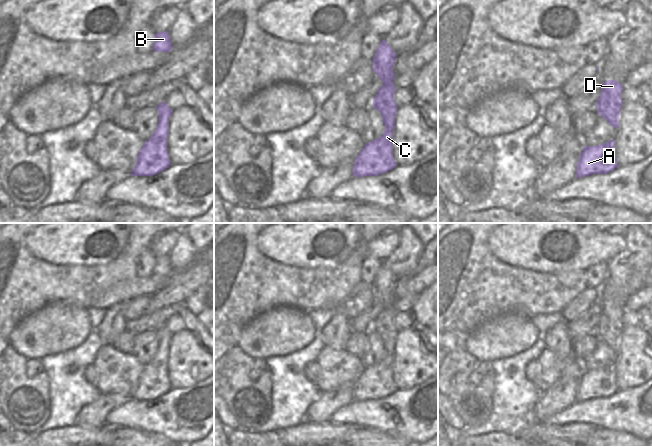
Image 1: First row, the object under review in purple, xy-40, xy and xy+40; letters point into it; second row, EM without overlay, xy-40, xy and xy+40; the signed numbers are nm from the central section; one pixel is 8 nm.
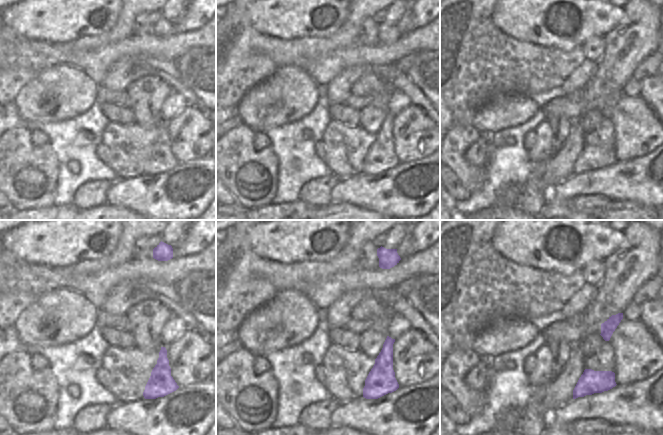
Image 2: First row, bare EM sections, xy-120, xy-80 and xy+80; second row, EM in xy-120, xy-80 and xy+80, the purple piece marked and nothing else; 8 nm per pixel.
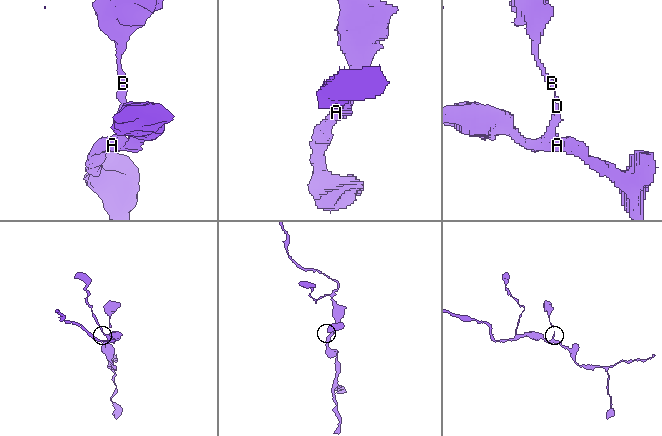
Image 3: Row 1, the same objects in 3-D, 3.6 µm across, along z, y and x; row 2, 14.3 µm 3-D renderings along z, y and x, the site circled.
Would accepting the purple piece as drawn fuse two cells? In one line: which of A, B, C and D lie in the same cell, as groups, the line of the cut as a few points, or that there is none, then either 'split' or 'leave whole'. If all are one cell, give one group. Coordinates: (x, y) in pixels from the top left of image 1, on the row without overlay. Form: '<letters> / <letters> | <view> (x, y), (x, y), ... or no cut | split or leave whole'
A B C D | no cut | leave whole

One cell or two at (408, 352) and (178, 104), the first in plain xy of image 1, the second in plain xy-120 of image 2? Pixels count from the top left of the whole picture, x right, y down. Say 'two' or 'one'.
two

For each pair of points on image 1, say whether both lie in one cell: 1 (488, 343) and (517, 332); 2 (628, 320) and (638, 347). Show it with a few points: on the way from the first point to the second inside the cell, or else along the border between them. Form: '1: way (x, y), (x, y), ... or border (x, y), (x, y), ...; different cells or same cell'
1: way (495, 339), (510, 333); same cell
2: border (640, 325), (623, 326); different cells

